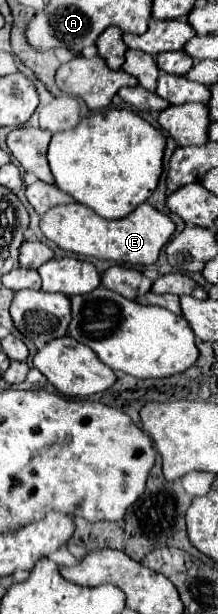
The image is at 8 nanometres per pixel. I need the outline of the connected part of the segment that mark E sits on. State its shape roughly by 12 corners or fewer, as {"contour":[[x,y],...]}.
{"contour":[[147,202],[105,220],[51,208],[41,232],[81,256],[147,266],[175,232]]}

